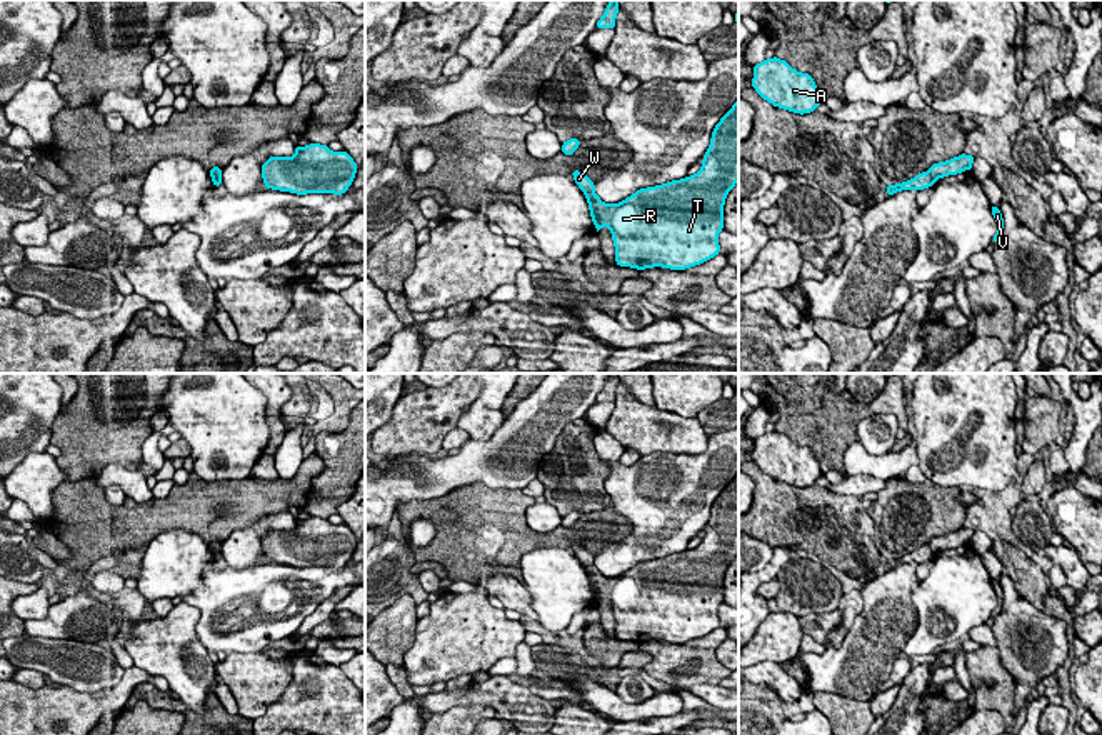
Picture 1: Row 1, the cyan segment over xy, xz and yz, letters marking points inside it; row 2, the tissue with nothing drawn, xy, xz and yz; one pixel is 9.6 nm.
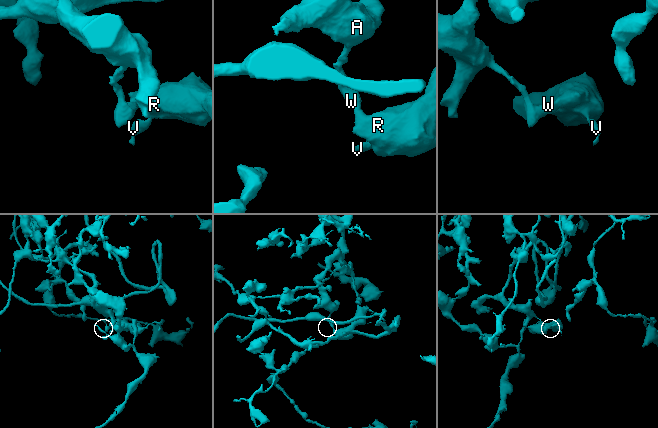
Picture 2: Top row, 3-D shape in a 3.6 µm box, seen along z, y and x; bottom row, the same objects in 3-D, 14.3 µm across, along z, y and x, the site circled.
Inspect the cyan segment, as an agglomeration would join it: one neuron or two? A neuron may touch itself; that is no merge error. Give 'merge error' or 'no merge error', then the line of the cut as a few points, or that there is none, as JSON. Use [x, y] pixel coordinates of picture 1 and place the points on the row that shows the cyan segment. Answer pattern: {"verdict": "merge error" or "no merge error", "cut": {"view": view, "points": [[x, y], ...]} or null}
{"verdict": "merge error", "cut": {"view": "yz", "points": [[927, 172], [934, 180]]}}

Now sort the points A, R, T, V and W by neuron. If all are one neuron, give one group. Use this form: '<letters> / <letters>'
A W / R T V

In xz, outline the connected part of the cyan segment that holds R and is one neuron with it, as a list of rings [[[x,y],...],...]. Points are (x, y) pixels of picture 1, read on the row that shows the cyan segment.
[[[739,98],[715,125],[702,168],[695,175],[640,188],[614,205],[604,203],[595,192],[587,192],[585,197],[597,232],[605,225],[612,232],[619,267],[685,270],[720,253],[719,232],[724,230],[724,203],[737,182]]]

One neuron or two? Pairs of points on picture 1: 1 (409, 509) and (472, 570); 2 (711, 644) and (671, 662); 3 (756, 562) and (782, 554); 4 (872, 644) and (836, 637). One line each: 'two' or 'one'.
1: one
2: one
3: one
4: two

